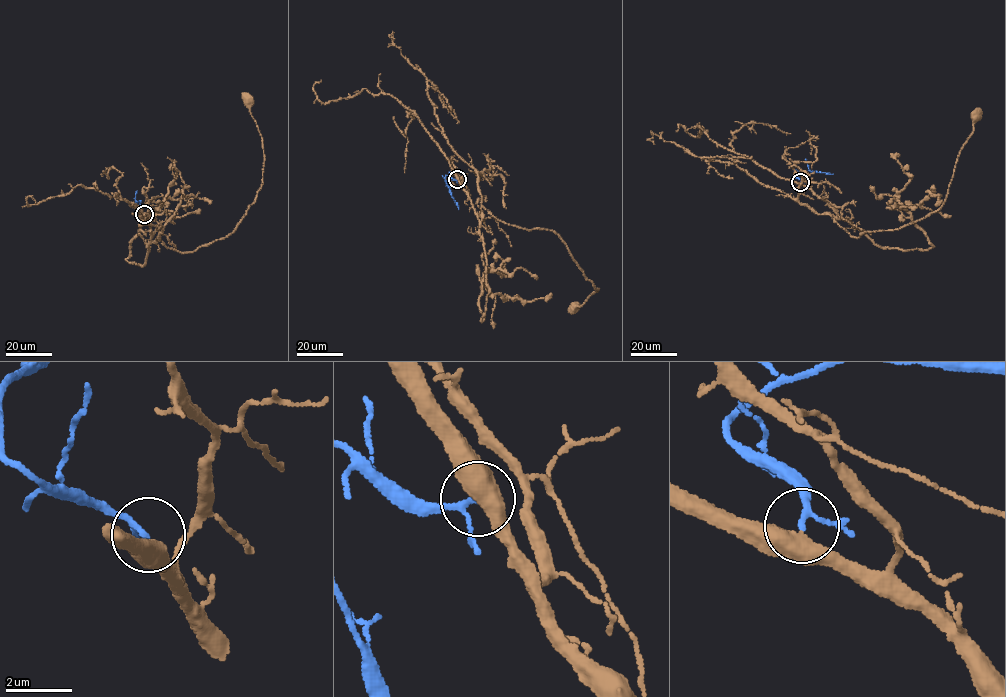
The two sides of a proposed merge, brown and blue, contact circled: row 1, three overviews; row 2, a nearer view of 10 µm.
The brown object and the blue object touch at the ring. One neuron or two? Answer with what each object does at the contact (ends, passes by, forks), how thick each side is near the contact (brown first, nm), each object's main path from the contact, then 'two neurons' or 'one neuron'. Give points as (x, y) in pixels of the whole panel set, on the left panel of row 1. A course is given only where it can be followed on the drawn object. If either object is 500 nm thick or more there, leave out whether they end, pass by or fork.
550/130 nm | brown via (144, 214), (152, 242), (159, 239), (181, 252), (194, 251), (234, 229), (256, 196), (264, 162), (248, 99) | blue via (144, 214), (134, 208), (135, 202), (140, 200) | one neuron

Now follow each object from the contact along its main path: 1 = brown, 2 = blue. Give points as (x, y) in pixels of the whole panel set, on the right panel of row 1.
1: (801, 183), (825, 201), (840, 218), (828, 214), (852, 236), (896, 229), (940, 207), (975, 115)
2: (801, 182), (795, 176), (803, 171), (833, 174)

